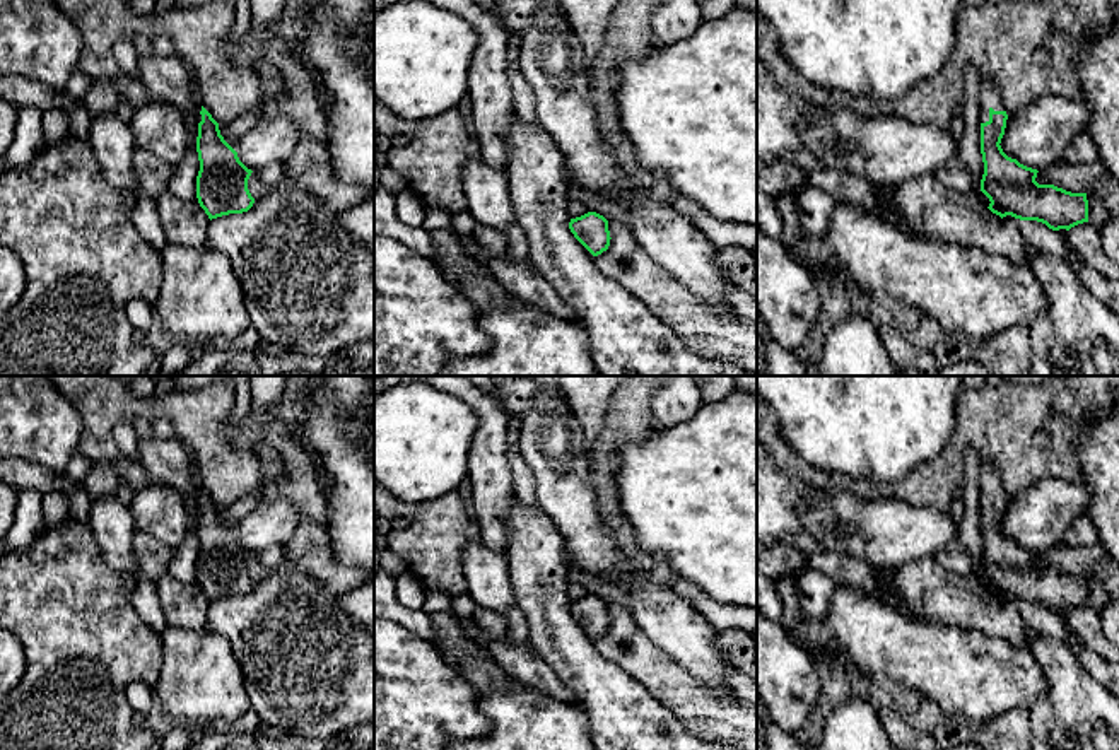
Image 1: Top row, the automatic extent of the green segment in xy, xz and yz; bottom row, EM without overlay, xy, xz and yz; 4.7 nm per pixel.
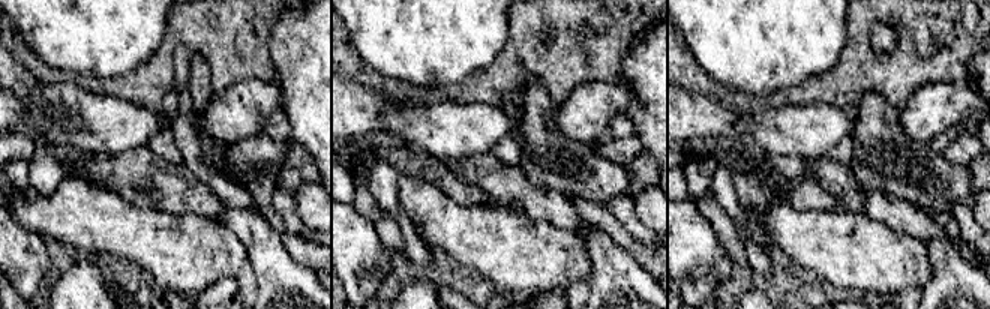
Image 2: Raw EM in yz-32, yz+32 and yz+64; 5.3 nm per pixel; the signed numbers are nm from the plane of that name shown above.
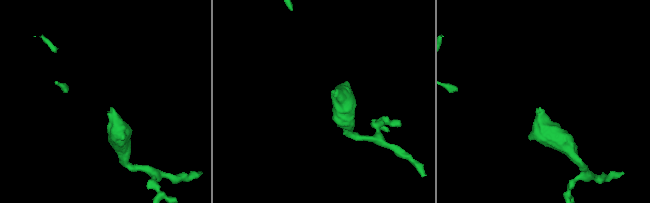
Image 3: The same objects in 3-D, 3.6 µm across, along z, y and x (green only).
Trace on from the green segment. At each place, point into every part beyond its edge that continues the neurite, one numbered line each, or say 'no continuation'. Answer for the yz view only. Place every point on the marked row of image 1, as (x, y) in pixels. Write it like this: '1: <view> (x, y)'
1: yz (990, 96)

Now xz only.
no continuation

